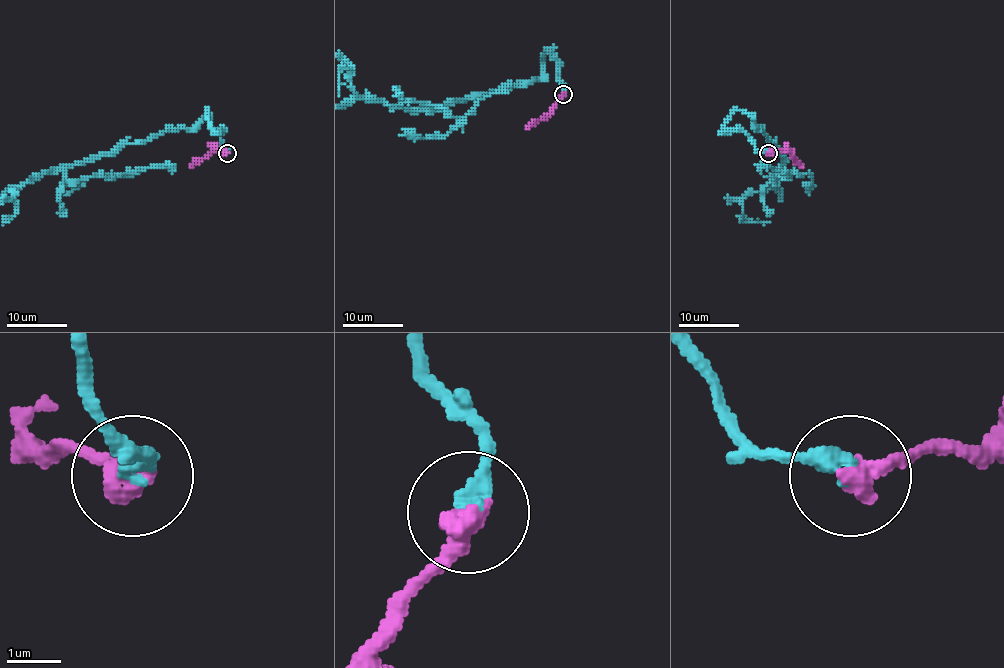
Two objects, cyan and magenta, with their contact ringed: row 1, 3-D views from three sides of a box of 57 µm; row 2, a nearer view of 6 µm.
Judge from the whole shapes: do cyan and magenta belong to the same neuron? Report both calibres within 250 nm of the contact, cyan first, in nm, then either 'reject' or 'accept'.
360 nm thick on the cyan side, 440 nm on the other; accept

